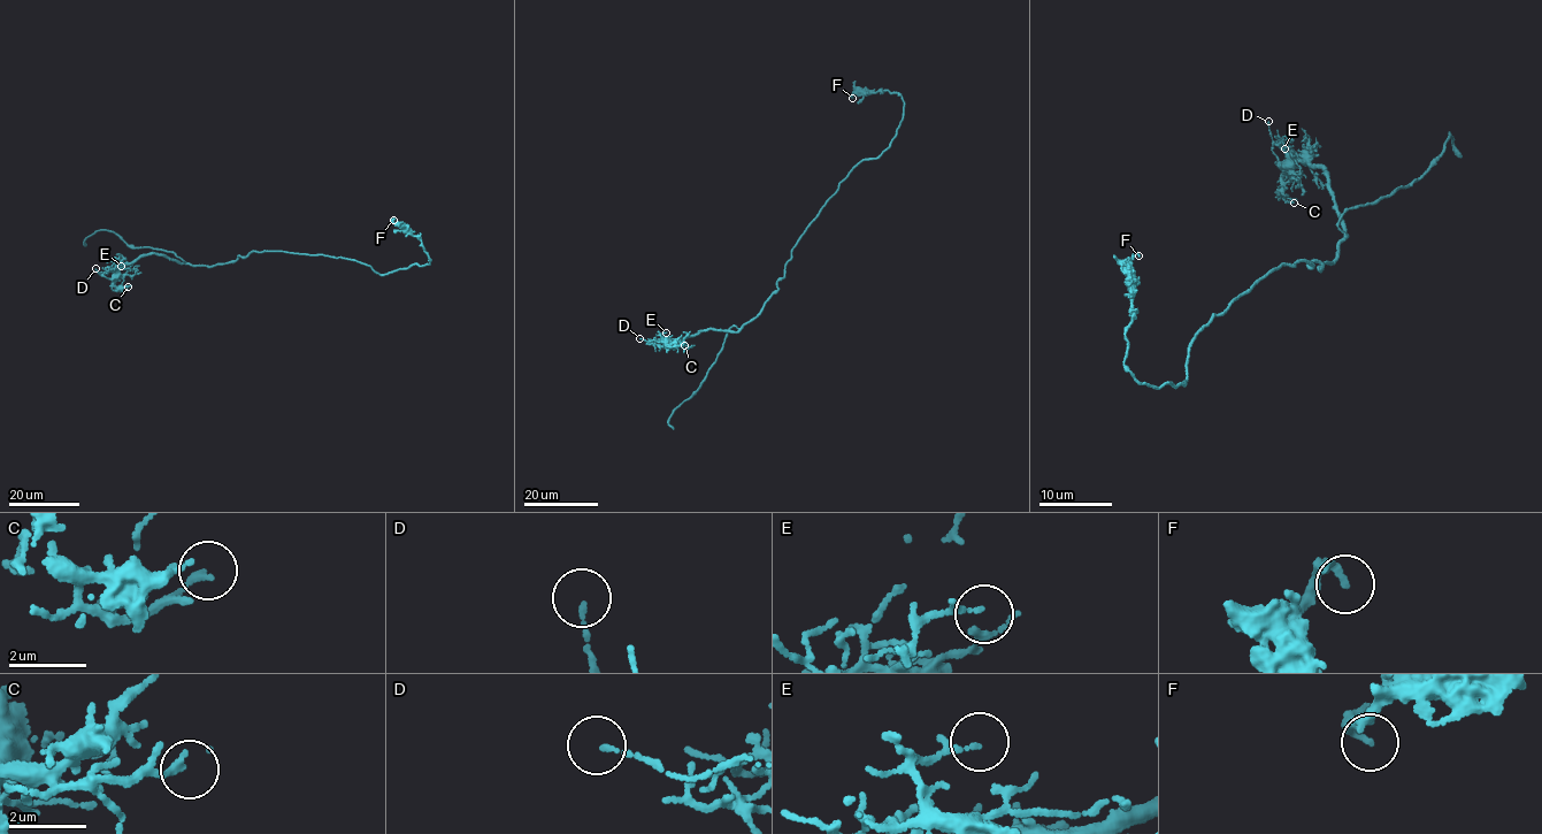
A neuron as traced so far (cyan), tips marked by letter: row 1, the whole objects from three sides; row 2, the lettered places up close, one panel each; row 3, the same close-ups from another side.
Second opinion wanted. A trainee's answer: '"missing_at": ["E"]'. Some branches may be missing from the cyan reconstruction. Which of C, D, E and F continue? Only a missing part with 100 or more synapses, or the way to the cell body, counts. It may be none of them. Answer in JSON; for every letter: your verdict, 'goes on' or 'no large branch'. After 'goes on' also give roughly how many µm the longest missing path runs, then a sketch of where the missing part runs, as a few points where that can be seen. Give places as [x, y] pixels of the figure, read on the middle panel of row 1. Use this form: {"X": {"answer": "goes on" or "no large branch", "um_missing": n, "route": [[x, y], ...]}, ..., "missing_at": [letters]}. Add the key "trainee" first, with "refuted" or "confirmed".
{"trainee": "refuted", "C": {"answer": "no large branch"}, "D": {"answer": "no large branch"}, "E": {"answer": "no large branch"}, "F": {"answer": "no large branch"}, "missing_at": []}

